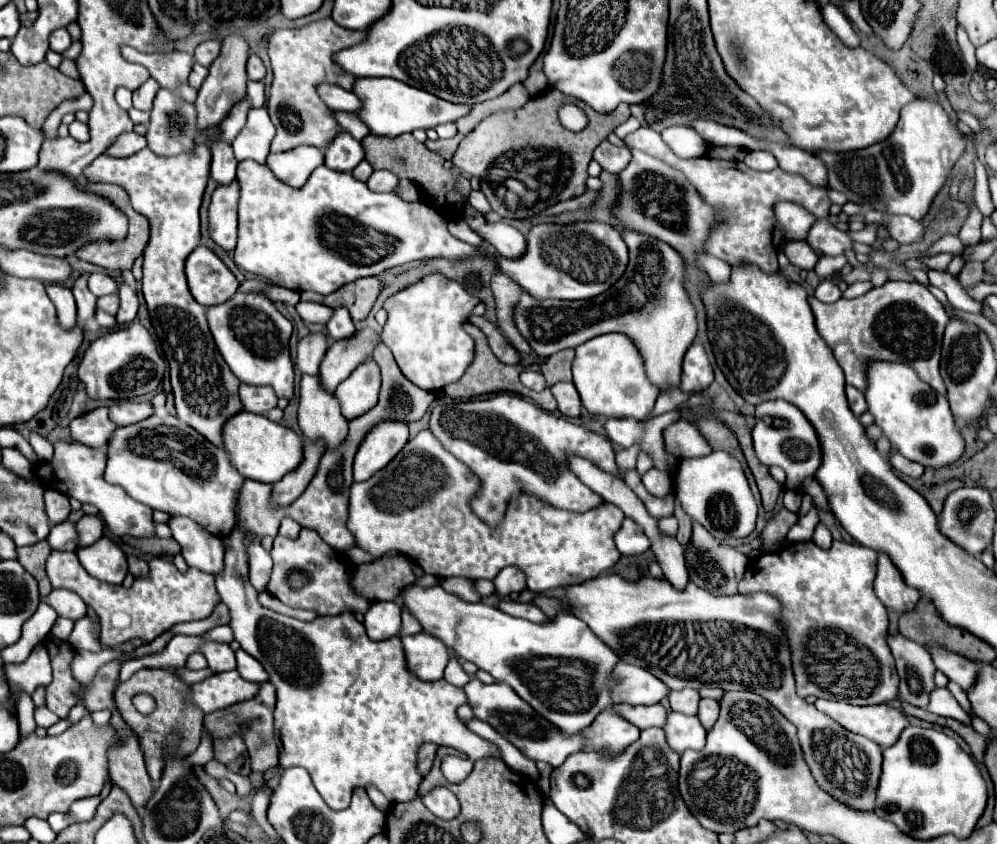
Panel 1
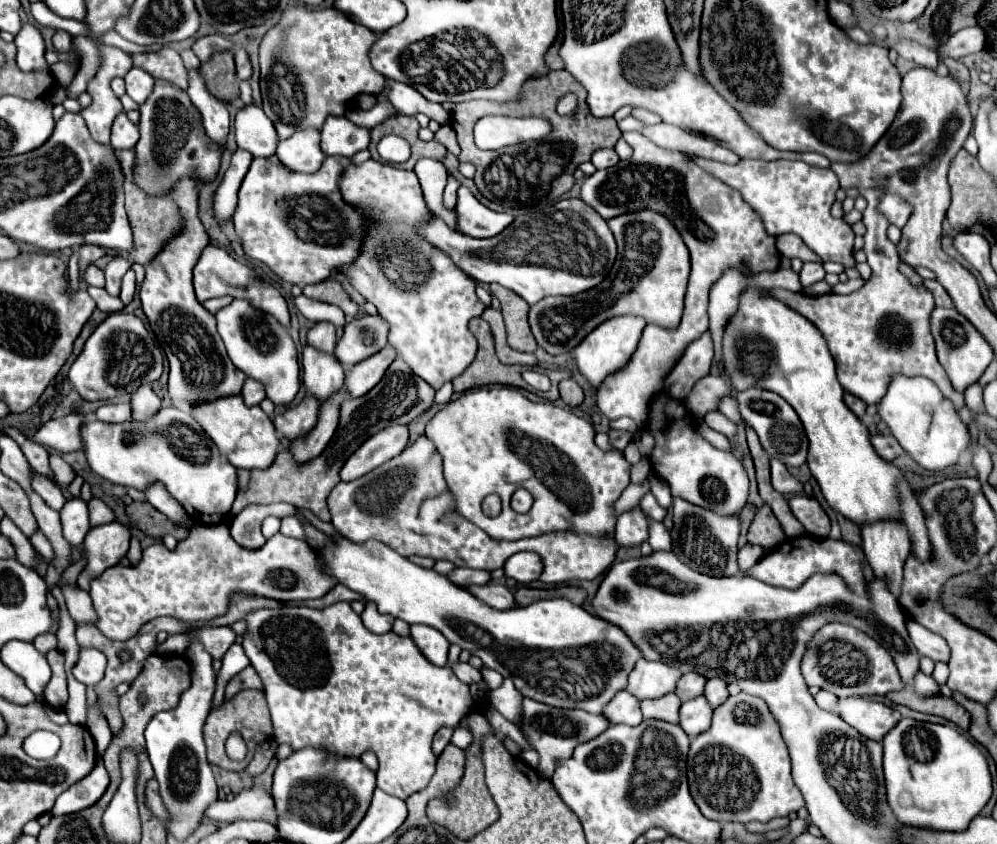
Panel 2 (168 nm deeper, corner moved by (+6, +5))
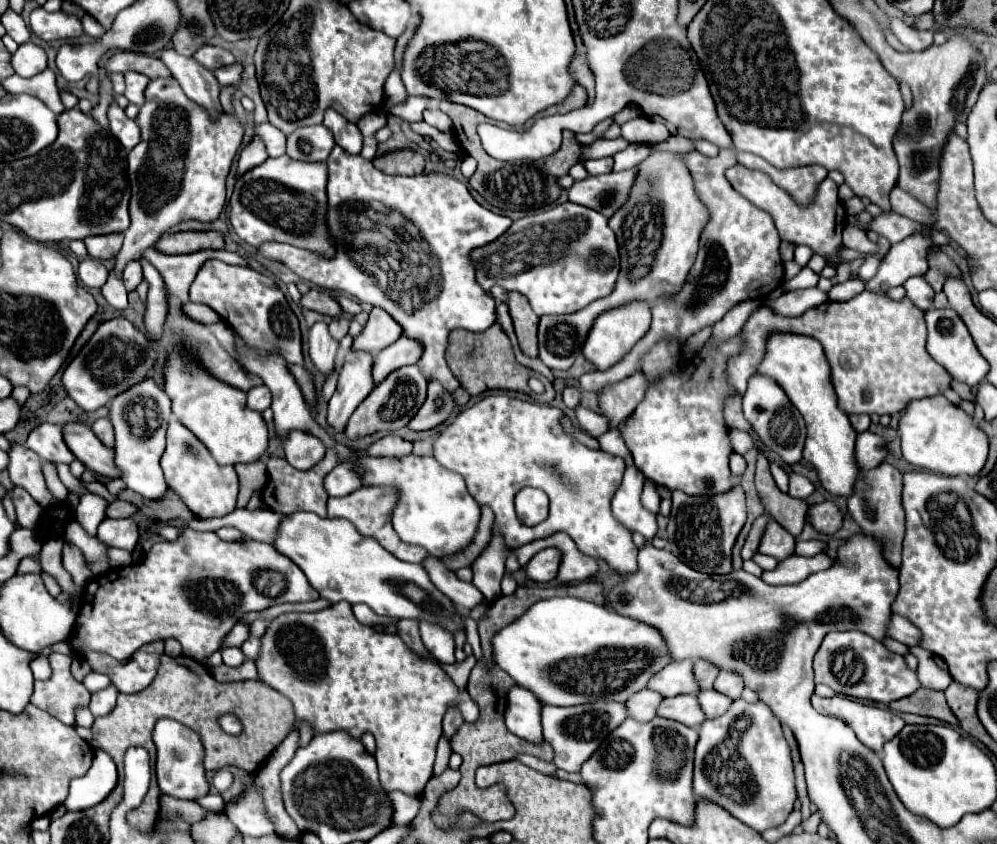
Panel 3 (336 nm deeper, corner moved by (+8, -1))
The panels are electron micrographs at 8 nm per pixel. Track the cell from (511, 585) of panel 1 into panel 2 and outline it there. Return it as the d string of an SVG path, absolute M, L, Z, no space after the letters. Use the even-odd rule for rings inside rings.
M533 551L517 553L509 557L505 563L505 575L519 583L531 583L539 579L541 573L543 573L543 561Z

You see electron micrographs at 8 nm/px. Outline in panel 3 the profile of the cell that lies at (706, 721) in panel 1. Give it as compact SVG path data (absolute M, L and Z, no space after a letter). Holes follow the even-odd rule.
M719 673L713 685L715 691L727 695L729 699L739 699L743 685L741 685L741 677L737 677L737 673Z

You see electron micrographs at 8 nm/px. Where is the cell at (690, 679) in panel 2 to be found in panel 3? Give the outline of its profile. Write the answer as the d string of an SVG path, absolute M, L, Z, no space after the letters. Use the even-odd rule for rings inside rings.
M697 661L693 665L693 673L695 673L695 679L697 679L699 689L705 691L705 689L711 689L713 687L713 681L715 681L719 669L713 669L713 665L705 665L705 661Z

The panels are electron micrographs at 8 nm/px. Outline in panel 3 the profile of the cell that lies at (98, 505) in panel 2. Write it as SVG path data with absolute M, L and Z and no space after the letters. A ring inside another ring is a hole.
M115 501L107 507L107 519L123 519L137 513L137 507L127 501Z

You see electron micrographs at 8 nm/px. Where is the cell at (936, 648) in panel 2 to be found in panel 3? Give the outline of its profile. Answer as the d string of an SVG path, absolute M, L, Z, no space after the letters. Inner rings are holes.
M891 615L891 623L889 623L889 637L897 639L901 643L905 643L907 647L915 647L921 643L921 633L917 627L913 627L913 623L901 615Z

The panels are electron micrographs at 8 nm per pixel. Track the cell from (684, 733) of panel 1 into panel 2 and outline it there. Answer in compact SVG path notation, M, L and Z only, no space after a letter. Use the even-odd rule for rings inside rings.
M699 695L699 697L683 703L679 725L685 729L685 733L689 737L695 737L711 727L711 715L713 715L711 705L707 703L707 699L703 695Z

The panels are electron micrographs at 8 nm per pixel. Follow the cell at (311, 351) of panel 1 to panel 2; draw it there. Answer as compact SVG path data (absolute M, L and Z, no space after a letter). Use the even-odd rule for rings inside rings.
M317 323L309 333L307 333L307 343L315 345L317 349L323 349L331 353L335 349L337 337L335 337L335 325L333 323Z

